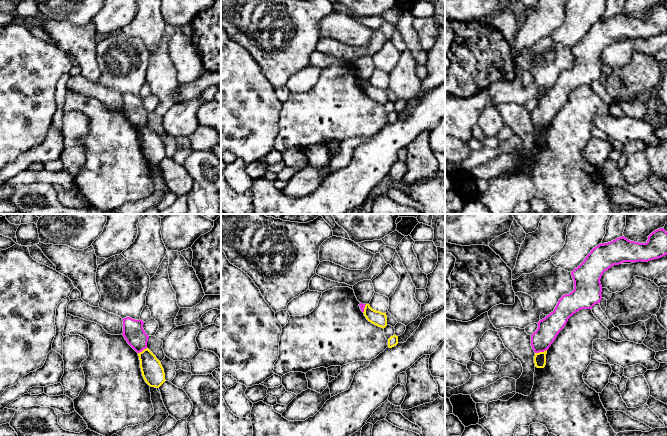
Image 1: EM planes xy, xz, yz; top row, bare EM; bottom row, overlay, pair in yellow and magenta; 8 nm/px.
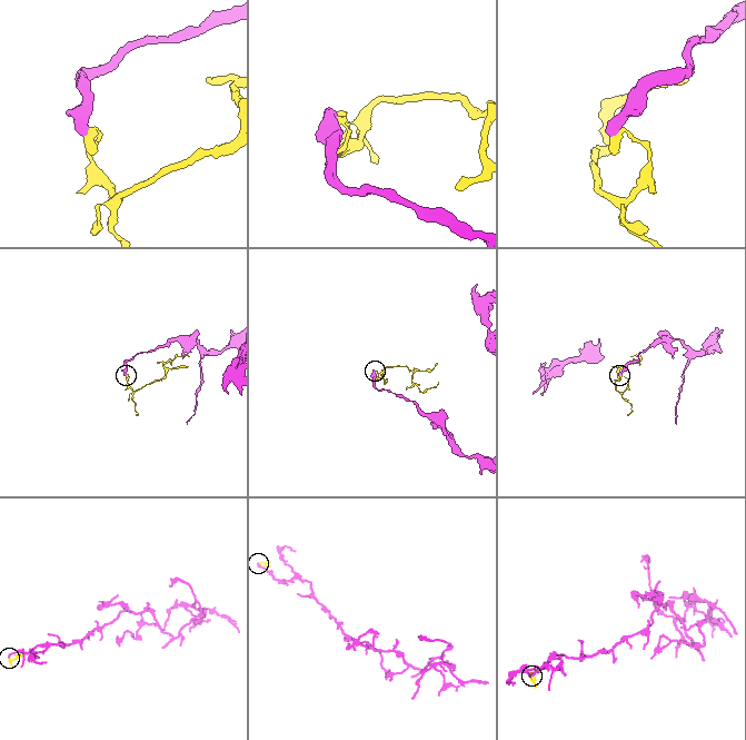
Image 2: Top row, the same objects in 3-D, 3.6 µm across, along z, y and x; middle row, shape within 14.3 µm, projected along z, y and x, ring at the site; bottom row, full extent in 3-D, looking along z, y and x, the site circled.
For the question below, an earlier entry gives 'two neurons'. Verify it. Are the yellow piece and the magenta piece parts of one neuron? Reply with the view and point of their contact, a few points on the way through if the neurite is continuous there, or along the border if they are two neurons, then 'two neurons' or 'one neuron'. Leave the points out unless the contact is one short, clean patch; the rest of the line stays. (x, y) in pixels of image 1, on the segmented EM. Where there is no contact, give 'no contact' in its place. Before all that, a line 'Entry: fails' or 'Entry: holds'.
Entry: holds
meets yellow in yz at (540, 352); border along yz (546, 349), (535, 353); two neurons

